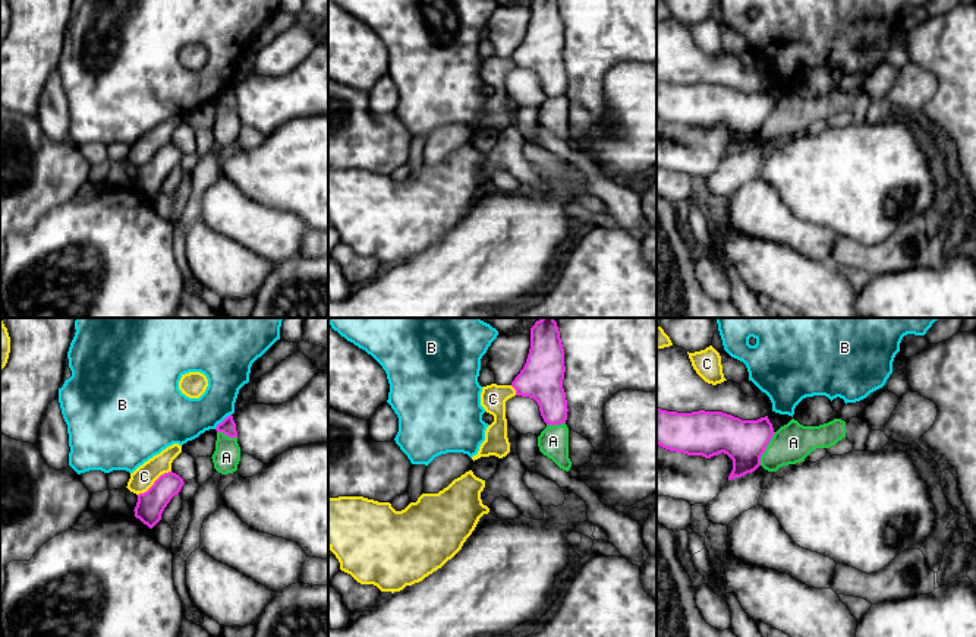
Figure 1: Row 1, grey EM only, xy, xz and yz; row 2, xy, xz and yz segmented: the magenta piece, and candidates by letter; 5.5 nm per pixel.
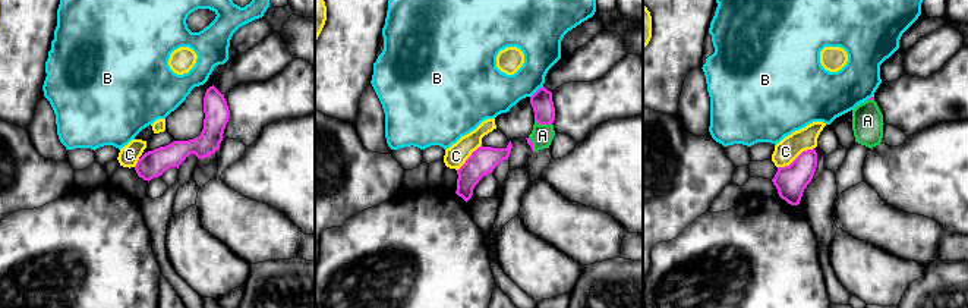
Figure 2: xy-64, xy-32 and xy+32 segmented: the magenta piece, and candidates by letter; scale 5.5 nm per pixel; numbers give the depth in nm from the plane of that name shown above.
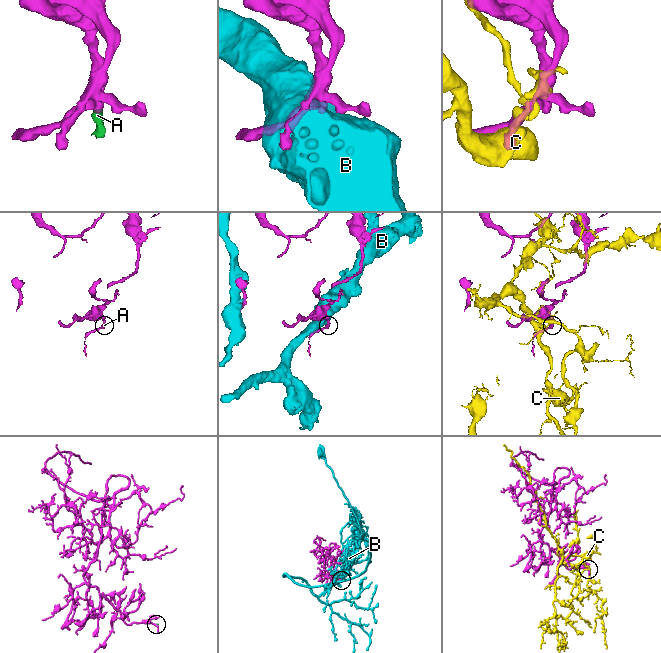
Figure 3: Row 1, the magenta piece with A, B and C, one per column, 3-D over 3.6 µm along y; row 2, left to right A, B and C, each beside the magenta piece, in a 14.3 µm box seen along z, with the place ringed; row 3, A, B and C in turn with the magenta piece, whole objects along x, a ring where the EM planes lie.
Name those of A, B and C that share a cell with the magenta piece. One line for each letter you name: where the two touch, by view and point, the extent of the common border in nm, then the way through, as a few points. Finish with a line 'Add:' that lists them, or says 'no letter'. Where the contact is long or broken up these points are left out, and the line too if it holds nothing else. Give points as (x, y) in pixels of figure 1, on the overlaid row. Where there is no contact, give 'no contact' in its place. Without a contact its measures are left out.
Add: no letter

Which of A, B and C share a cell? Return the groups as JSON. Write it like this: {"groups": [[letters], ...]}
{"groups": [["A"], ["B"], ["C"]]}

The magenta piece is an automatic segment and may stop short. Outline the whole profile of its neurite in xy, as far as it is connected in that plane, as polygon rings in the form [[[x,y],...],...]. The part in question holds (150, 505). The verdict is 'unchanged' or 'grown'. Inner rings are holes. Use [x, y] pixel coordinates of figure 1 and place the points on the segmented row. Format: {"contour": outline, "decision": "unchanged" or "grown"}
{"contour": [[[173,472],[161,474],[147,492],[138,495],[135,517],[152,529],[161,520],[170,499],[180,492],[183,483],[183,479]]], "decision": "unchanged"}

